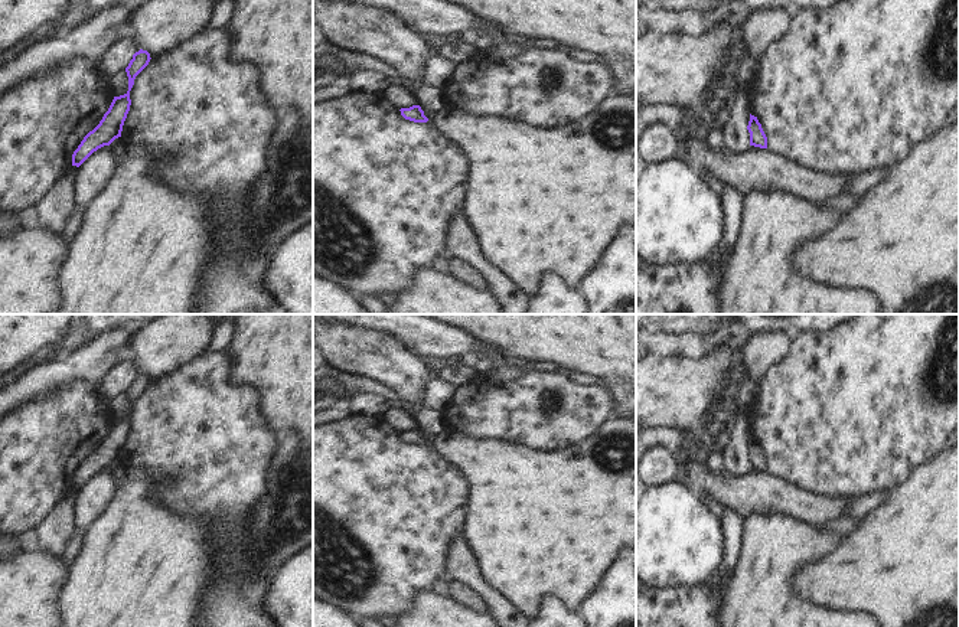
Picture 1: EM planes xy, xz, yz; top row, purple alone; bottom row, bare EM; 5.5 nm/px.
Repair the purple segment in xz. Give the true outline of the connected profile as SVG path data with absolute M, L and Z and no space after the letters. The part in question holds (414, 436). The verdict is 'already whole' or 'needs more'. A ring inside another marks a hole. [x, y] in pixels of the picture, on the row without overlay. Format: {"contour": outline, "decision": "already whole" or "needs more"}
{"contour": "M412 428L410 431L401 431L401 438L405 443L414 444L414 445L427 445L428 441L424 438L424 434L420 428Z", "decision": "already whole"}

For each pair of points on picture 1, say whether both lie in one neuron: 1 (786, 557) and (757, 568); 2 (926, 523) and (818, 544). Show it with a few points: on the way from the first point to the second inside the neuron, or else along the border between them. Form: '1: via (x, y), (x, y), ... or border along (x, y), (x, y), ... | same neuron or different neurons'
1: via (779, 557), (770, 557), (765, 562) | same neuron
2: border along (838, 535), (824, 552), (806, 559) | different neurons

